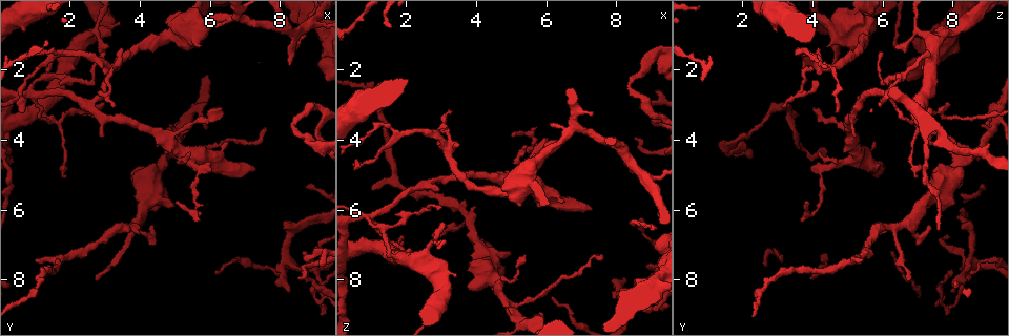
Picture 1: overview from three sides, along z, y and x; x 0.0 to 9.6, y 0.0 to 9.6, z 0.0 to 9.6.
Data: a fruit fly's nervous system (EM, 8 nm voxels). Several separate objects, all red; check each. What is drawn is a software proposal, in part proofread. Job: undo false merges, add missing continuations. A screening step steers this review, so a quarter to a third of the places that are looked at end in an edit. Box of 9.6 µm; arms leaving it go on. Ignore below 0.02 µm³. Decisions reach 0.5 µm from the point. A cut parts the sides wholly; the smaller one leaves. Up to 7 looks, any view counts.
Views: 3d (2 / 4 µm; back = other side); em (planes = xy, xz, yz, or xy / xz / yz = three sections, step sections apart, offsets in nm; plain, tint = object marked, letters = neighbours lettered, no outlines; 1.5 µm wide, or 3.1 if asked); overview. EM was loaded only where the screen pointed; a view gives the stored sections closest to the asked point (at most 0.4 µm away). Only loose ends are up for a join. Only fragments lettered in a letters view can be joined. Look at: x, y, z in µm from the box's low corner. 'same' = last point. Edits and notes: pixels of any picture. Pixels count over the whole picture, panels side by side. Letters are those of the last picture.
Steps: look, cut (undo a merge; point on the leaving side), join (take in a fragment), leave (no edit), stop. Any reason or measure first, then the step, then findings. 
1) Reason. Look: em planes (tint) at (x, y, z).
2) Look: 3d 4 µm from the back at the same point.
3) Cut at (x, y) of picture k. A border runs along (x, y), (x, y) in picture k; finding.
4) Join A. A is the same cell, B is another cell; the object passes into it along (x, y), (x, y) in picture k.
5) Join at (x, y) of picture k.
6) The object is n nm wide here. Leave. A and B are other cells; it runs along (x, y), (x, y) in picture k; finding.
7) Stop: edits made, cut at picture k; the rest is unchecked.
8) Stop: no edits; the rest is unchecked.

Look: em xy step 8 (tint) at (7.60, 3.70, 7.25).

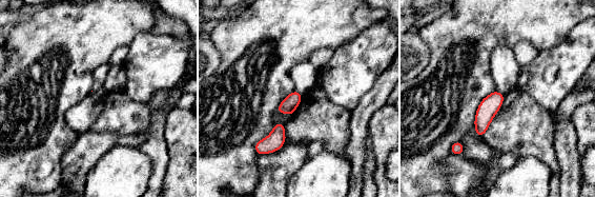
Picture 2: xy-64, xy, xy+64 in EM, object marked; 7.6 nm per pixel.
Look: em planes (letters) at the same point.

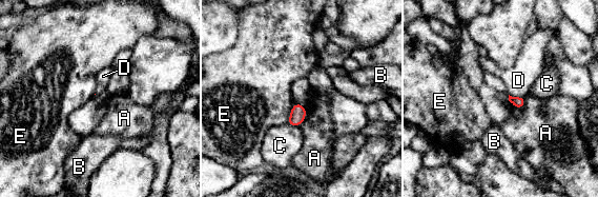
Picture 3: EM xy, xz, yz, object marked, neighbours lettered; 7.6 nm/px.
The longest contact is with E, 160 nm. Leave. A, B, C, D and E are other cells; none of them fits.

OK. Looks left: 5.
Touches itself. Look: 3d 4 µm at (1.35, 1.95, 6.75).

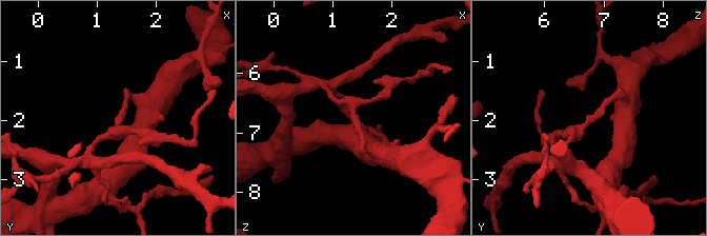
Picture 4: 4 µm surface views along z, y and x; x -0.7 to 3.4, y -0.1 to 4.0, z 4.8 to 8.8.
Look: em xy step 4 (tint) at (1.40, 1.95, 6.75).

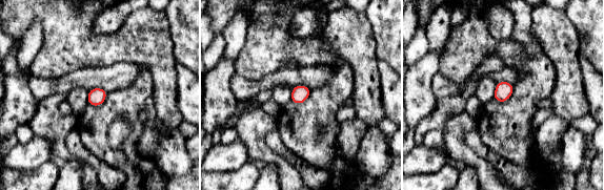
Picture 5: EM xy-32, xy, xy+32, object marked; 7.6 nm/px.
Another direction. Look: em planes (letters) at the same point.

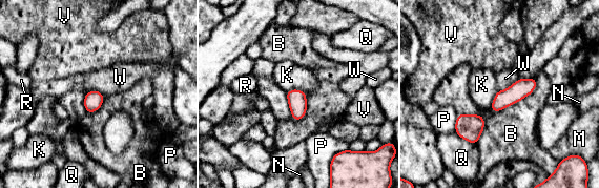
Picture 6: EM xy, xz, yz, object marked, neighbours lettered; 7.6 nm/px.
Leave. B, K, M, N, P, Q, R, V and W are other cells; continuous, no second neuron.

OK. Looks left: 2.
Calibre changes. Look: em xz step 4 (tint) at (9.05, 4.15, 1.50).

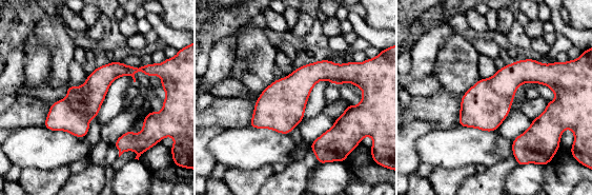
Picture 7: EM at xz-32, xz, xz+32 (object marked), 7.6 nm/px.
What lies round it. Look: em xz step 4 (letters) at the same point.

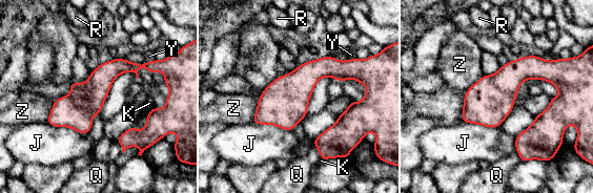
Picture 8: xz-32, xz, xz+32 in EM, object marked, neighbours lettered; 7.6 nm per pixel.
Leave. J, K, Q, R, Y and Z are other cells; it runs along (157, 65), (117, 66), (50, 121) in picture 8; all the same neuron.

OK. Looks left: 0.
Stop: no edits; the rest is unchecked.

